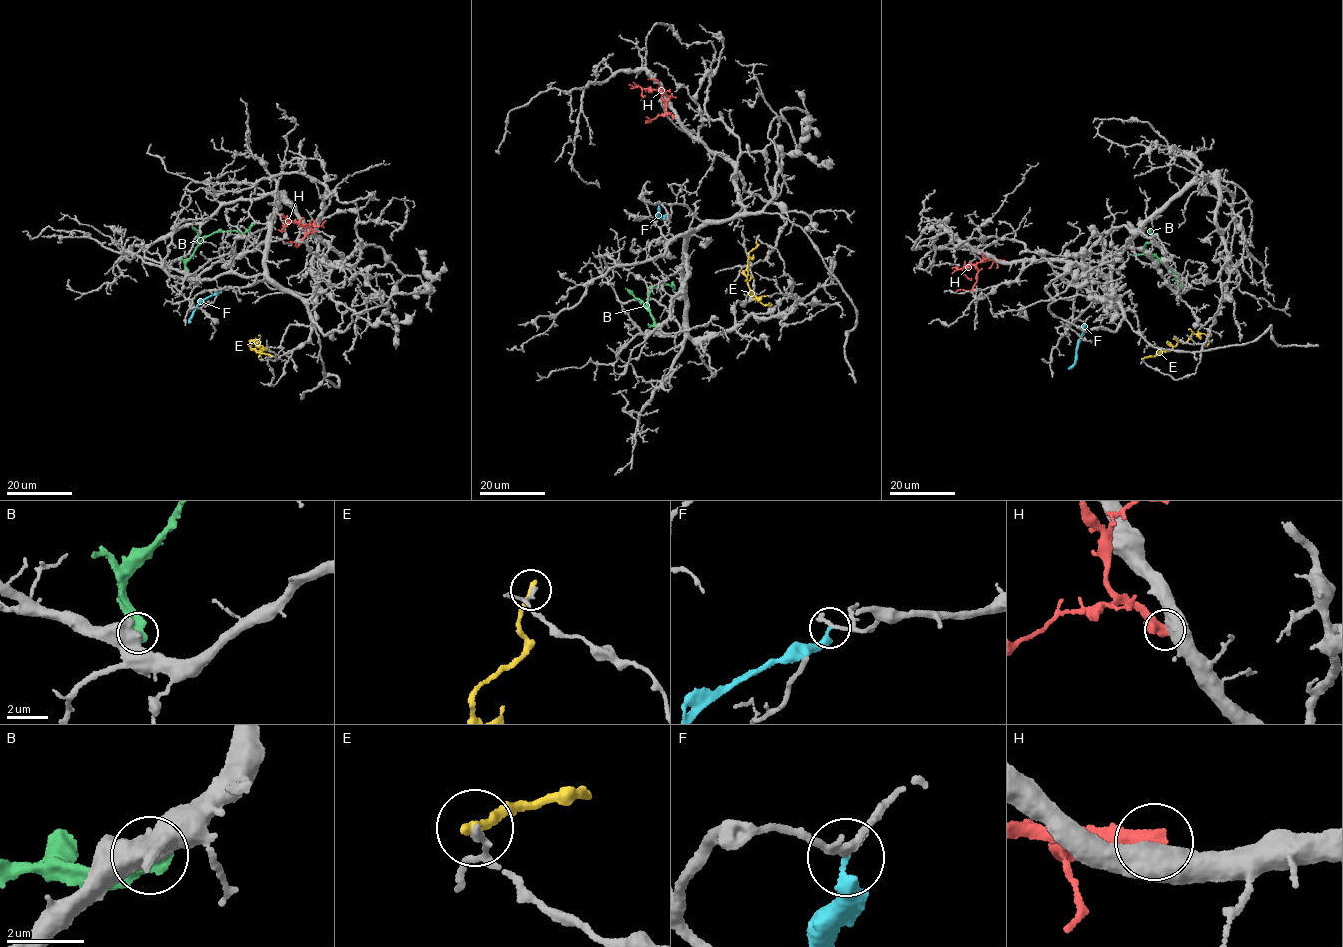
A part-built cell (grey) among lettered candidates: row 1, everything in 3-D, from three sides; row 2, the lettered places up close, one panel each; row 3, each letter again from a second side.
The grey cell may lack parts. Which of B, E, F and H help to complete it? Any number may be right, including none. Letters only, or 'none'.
none

